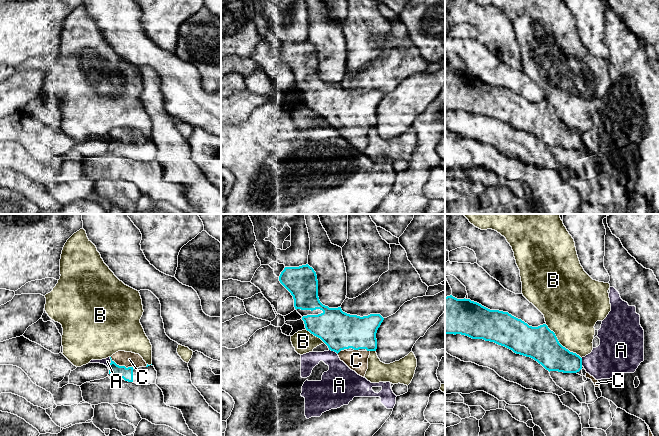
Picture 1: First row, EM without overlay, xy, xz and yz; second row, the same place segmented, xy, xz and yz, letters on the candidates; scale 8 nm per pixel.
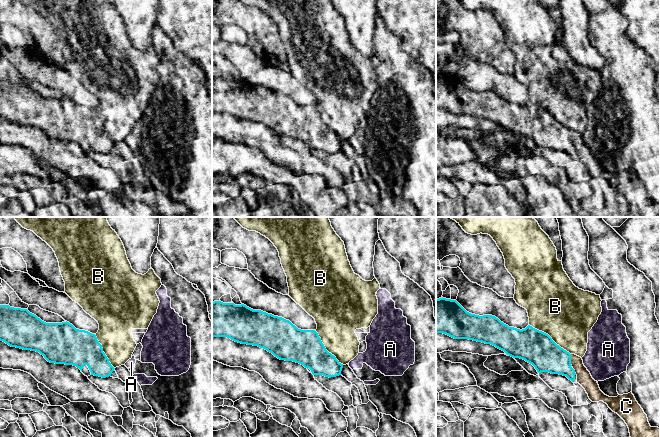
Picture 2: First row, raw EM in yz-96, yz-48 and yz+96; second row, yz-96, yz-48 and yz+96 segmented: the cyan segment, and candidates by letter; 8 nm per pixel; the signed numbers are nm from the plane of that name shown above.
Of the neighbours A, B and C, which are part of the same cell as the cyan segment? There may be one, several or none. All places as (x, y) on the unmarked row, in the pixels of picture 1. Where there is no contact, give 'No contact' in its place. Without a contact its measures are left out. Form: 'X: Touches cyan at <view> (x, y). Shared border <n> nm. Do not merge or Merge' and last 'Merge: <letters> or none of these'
A: Touches cyan at xy (111, 137). Shared border 70 nm. Do not merge
B: Touches cyan at yz (560, 120). Shared border 400 nm. Do not merge
C: Touches cyan at xy (122, 142). Shared border 220 nm. Merge
Merge: C

